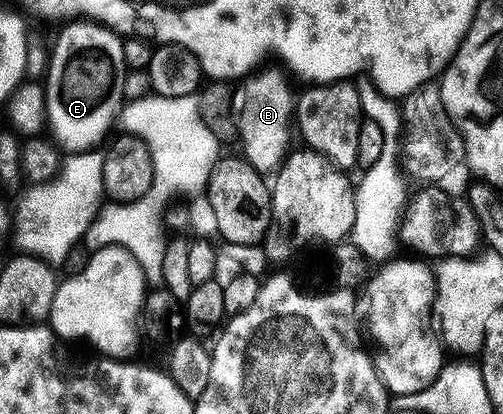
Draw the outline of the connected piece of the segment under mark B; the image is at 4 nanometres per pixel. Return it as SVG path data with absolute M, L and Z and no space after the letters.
M277 66L254 69L232 87L231 114L236 121L236 137L241 138L245 161L262 176L268 175L268 170L276 171L285 161L291 150L289 133L295 130L295 89L289 83L290 75Z

